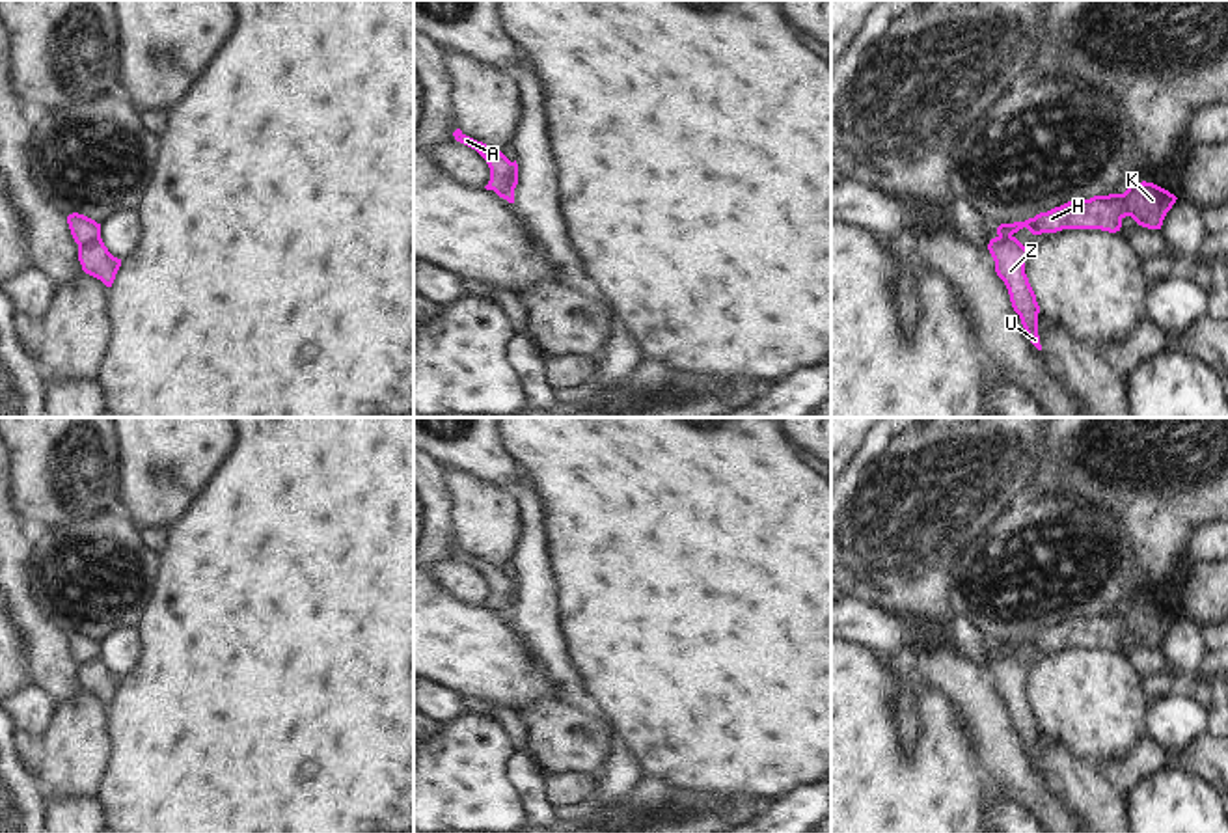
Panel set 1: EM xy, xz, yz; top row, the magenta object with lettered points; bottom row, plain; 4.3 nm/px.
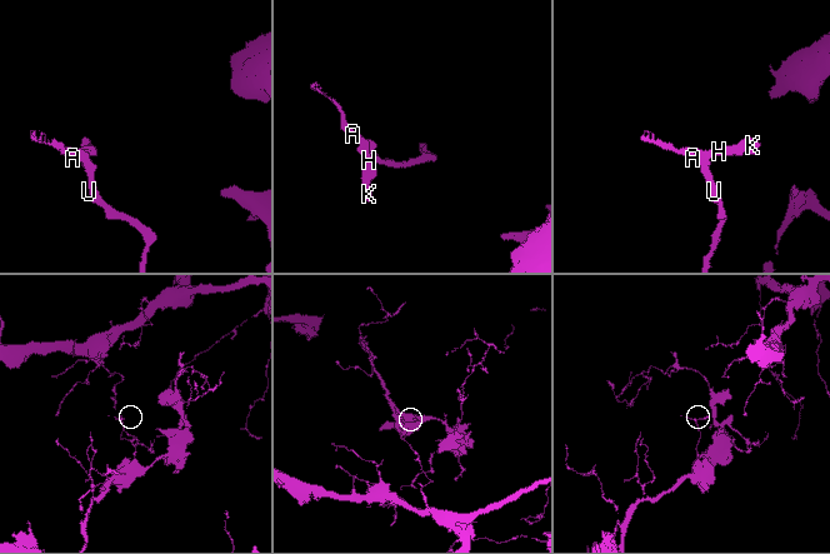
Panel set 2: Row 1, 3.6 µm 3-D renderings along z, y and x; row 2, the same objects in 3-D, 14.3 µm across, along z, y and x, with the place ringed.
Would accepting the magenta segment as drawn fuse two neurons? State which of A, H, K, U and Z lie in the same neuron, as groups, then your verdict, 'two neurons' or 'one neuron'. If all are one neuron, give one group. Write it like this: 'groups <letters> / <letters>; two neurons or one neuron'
groups A H K / U Z; two neurons

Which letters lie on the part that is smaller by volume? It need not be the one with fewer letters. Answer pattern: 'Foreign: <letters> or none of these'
Foreign: A, H, K

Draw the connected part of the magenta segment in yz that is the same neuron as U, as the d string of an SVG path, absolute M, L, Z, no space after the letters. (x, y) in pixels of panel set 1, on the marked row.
M995 237L989 240L988 250L995 261L995 272L1004 281L1012 307L1019 315L1030 343L1042 350L1038 335L1040 306L1025 274L1029 250L1016 237Z

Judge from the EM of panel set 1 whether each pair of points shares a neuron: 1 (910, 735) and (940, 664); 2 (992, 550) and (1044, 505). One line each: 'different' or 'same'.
1: different
2: same

